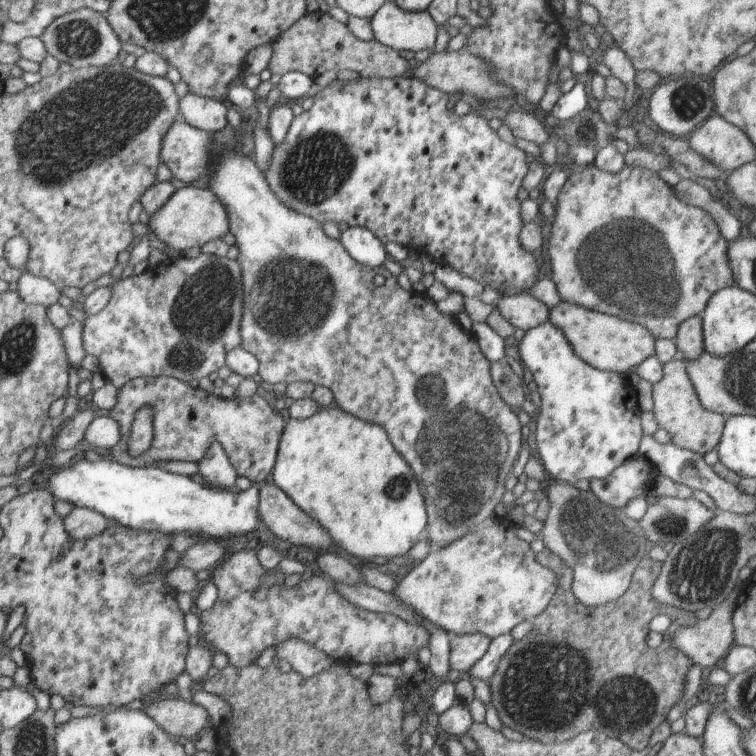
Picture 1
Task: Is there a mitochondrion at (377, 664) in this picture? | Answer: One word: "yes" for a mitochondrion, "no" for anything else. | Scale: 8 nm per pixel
no

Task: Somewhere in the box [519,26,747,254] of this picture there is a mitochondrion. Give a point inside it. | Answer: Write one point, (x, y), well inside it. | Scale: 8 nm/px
(688, 101)

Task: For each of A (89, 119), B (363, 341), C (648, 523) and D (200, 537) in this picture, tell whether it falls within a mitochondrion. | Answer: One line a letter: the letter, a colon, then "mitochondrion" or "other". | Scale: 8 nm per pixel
A: mitochondrion
B: other
C: mitochondrion
D: other

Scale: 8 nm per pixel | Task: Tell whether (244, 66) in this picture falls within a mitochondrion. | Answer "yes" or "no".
no

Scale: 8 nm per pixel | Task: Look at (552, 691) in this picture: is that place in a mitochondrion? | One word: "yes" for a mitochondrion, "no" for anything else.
yes

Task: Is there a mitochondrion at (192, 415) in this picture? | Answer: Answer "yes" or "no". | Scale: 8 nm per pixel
no

